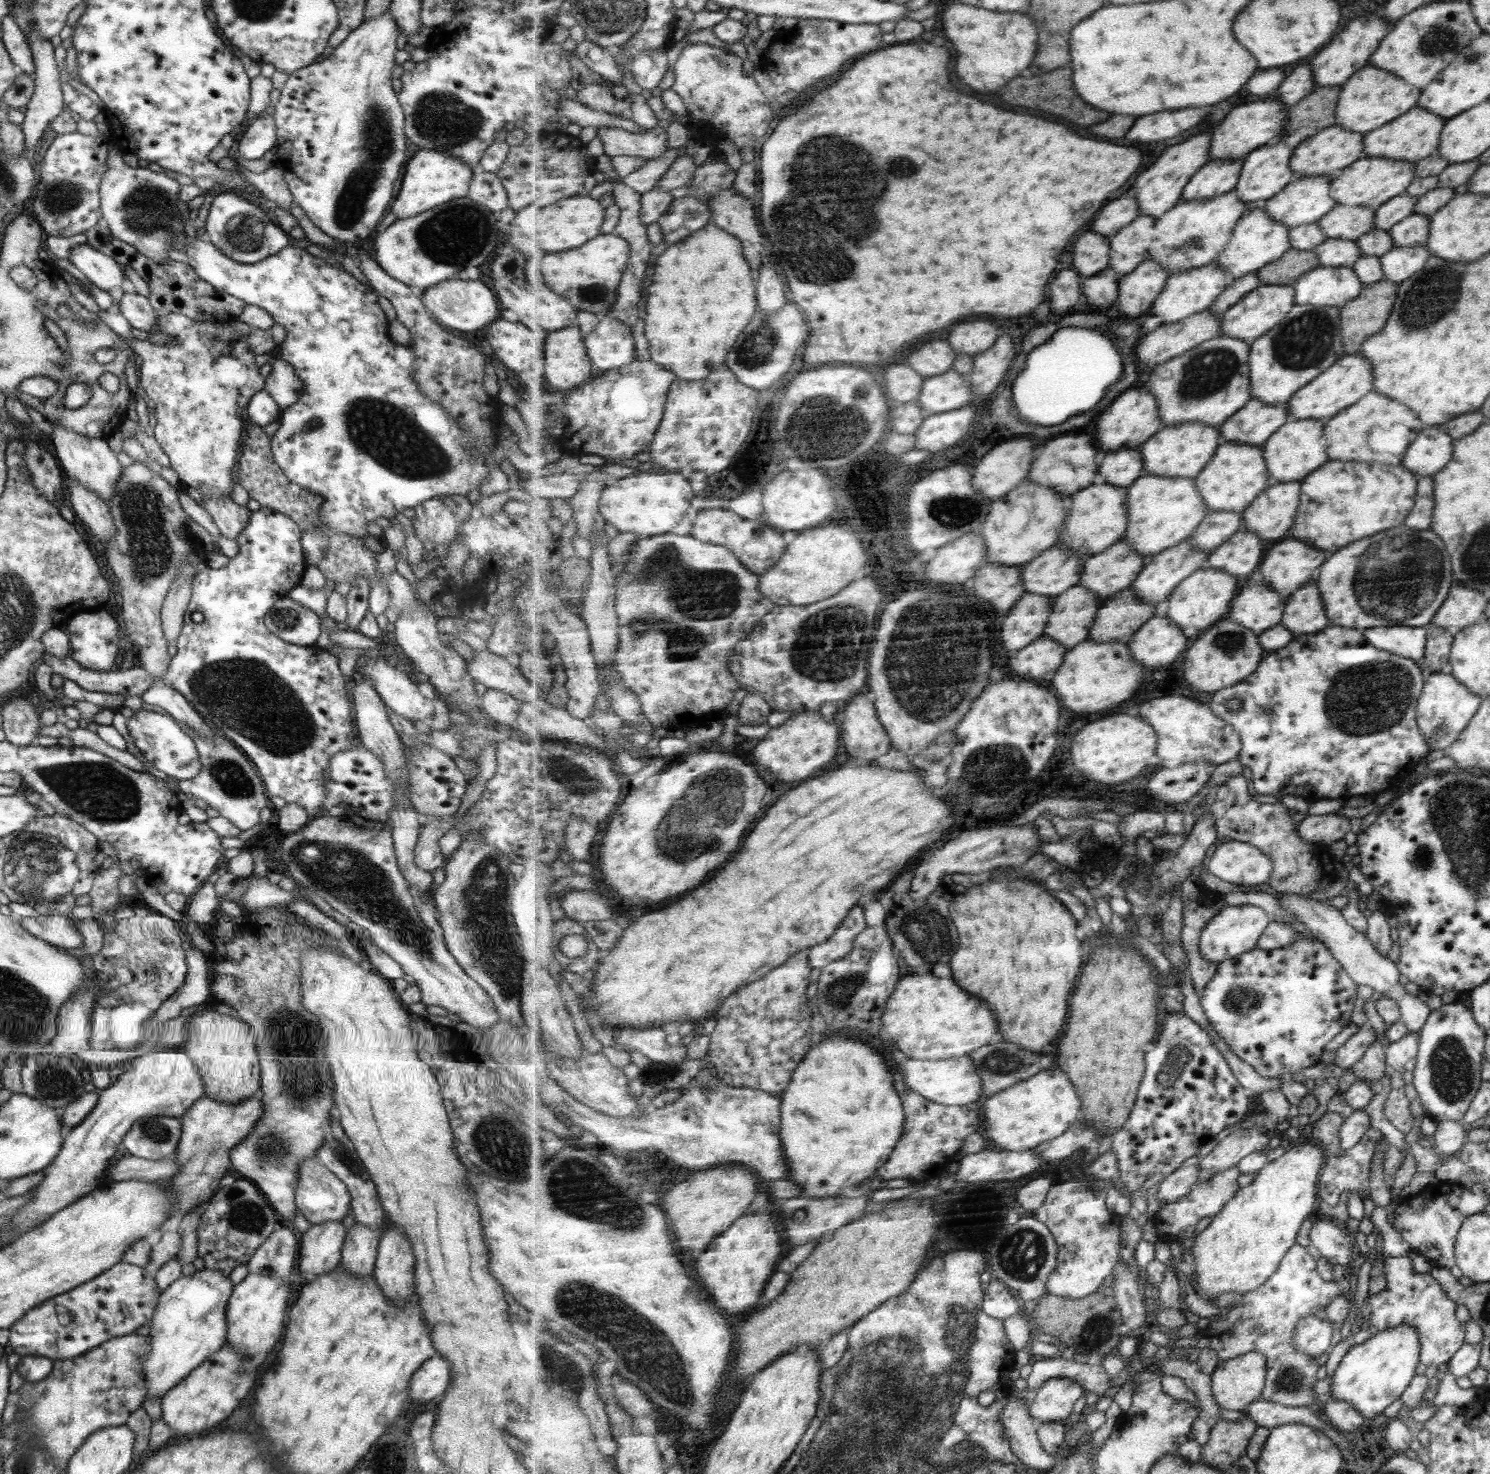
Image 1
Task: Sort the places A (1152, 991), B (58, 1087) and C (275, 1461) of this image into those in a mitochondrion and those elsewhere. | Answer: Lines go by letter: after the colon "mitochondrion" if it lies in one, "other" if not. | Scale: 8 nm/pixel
A: other
B: mitochondrion
C: other

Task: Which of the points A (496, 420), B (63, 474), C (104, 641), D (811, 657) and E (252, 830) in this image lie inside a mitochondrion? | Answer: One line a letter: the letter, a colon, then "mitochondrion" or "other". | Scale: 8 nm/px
A: other
B: other
C: other
D: mitochondrion
E: other

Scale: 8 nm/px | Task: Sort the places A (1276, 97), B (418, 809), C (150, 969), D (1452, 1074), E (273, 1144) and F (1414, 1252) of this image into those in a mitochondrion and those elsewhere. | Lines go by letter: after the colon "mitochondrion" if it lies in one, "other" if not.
A: other
B: other
C: mitochondrion
D: mitochondrion
E: mitochondrion
F: other

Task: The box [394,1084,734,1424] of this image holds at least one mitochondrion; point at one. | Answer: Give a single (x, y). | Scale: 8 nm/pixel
(646, 1353)

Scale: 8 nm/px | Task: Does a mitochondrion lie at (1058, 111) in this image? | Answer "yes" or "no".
yes

